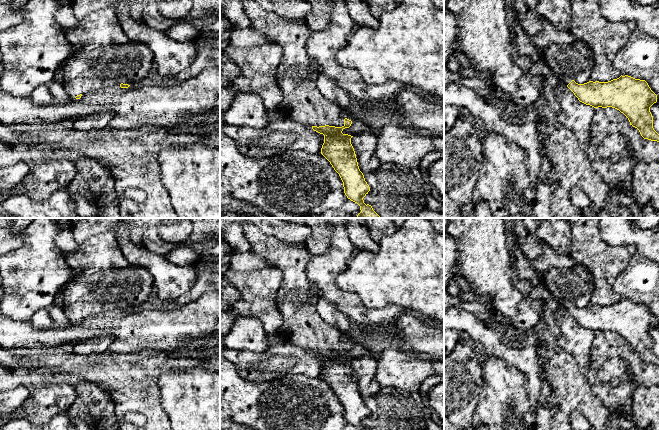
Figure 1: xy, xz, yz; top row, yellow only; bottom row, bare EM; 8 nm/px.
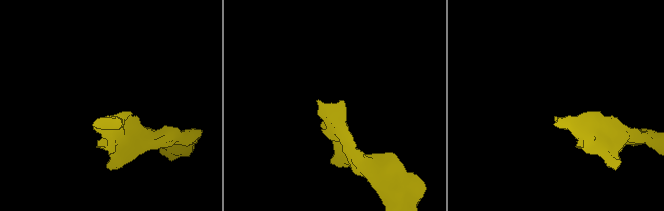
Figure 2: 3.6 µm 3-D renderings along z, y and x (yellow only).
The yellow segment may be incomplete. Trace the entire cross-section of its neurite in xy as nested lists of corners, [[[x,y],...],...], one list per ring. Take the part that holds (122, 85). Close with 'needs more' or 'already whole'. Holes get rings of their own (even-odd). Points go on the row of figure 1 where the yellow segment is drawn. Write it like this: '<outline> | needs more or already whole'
[[[80,77],[64,84],[66,93],[76,99],[80,99],[85,93],[94,92],[100,89],[106,90],[109,87],[118,85],[121,88],[128,88],[130,83],[126,77],[119,78],[85,78]]] | needs more

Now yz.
[[[557,76],[558,83],[567,86],[578,100],[594,108],[612,107],[623,113],[630,125],[637,128],[644,139],[659,142],[659,134],[653,128],[653,116],[650,107],[657,102],[657,95],[651,90],[645,80],[635,79],[631,76],[620,76],[608,82],[589,81],[584,84],[576,83],[568,76]]] | needs more

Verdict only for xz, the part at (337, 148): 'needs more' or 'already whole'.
needs more

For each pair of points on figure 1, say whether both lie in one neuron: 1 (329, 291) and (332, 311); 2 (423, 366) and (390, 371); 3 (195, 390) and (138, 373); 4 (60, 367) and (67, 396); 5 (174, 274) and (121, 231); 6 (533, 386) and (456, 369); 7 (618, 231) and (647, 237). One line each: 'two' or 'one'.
1: two
2: one
3: two
4: two
5: one
6: two
7: one

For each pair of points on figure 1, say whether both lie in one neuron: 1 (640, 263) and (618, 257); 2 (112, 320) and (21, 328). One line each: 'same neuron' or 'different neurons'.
1: different neurons
2: same neuron

